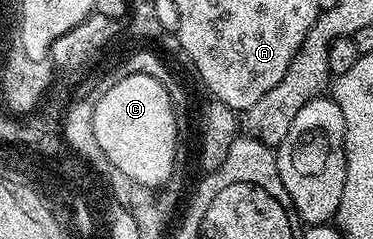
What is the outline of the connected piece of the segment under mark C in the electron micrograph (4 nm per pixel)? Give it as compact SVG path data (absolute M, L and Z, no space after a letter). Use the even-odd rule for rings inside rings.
M143 74L124 76L100 97L92 128L103 159L127 183L163 187L176 172L174 153L178 150L180 135L170 97L160 80Z

